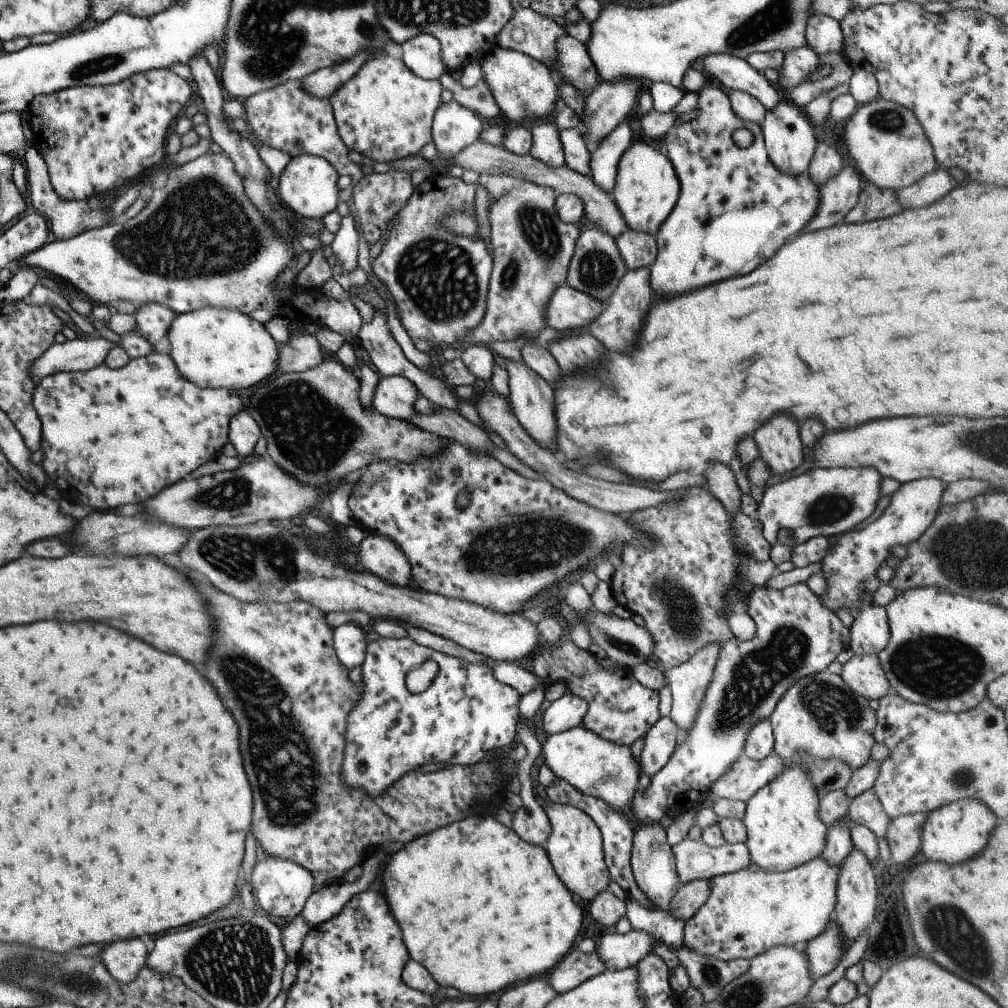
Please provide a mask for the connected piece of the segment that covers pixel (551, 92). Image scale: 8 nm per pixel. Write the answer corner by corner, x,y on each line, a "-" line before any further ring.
495,46
483,56
479,63
482,80
487,85
495,101
497,110
501,111
501,114
503,114
507,120
530,127
534,122
551,119
549,116
553,116
553,114
548,114
553,110
553,106
555,106
555,102
557,102
559,98
559,86
553,74
551,74
550,70
542,62
522,52

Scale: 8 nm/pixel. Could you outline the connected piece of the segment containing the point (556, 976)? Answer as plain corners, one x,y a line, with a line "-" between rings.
573,948
553,966
548,983
557,994
564,993
604,970
605,966
595,952
585,954

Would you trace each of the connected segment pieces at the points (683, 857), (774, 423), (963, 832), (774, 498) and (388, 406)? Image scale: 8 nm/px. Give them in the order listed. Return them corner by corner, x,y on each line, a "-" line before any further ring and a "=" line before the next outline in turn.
681,840
671,848
681,884
707,881
711,877
747,869
750,858
746,843
708,847
701,840
=
775,414
753,432
758,456
770,468
770,475
791,472
801,464
803,446
797,428
793,418
=
962,798
926,813
920,832
920,850
927,861
941,861
945,865
956,865
975,854
985,846
989,832
998,820
981,802
=
835,467
830,469
810,468
799,476
793,476
783,482
764,488
761,500
757,503
756,518
761,525
763,538
774,545
779,542
779,530
787,530
789,538
786,544
793,547
815,537
829,539
837,534
851,530
858,522
869,518
877,506
879,484
882,476
873,467
=
379,377
371,407
386,418
405,420
418,414
413,409
413,401
419,396
417,387
405,377

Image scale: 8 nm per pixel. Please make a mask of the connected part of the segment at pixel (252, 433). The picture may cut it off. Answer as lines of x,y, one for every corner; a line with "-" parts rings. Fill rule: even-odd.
241,409
228,422
228,441
235,447
236,454
243,457
253,453
253,446
259,440
258,424

